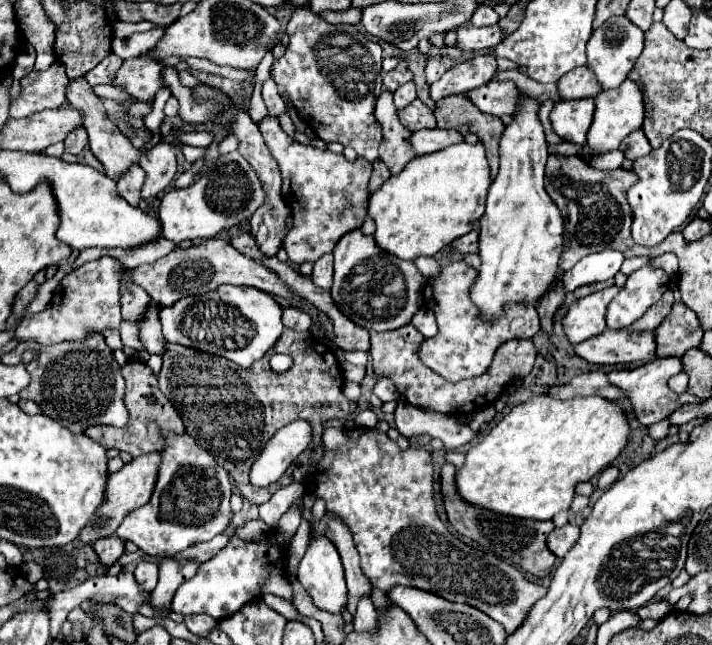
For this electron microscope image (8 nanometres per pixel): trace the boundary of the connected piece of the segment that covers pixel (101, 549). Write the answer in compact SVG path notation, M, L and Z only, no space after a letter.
M116 535L106 537L106 539L100 539L100 541L96 541L92 547L94 547L94 551L96 551L96 555L98 555L100 565L104 567L104 571L106 571L116 559L120 559L120 557L124 555L124 541L118 539Z

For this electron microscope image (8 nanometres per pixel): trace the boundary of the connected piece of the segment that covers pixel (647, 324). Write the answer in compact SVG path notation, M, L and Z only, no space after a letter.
M668 289L668 291L660 297L658 303L654 303L636 323L632 323L632 325L628 327L628 331L652 331L652 329L656 329L656 327L662 323L662 319L668 315L668 311L672 309L672 303L674 303L674 295L672 295L672 291Z

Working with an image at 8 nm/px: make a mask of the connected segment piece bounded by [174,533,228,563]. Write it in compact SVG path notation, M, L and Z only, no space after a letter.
M222 533L222 535L216 535L212 541L208 543L198 543L198 545L192 545L188 551L176 555L174 559L176 561L196 561L196 563L204 563L208 561L210 557L214 557L222 547L224 543L228 543L228 535Z

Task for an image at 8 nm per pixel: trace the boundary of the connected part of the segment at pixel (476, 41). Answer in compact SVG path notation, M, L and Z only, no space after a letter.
M464 25L456 29L456 47L460 51L480 51L488 47L496 47L502 41L502 31L498 25L492 27L474 27Z

